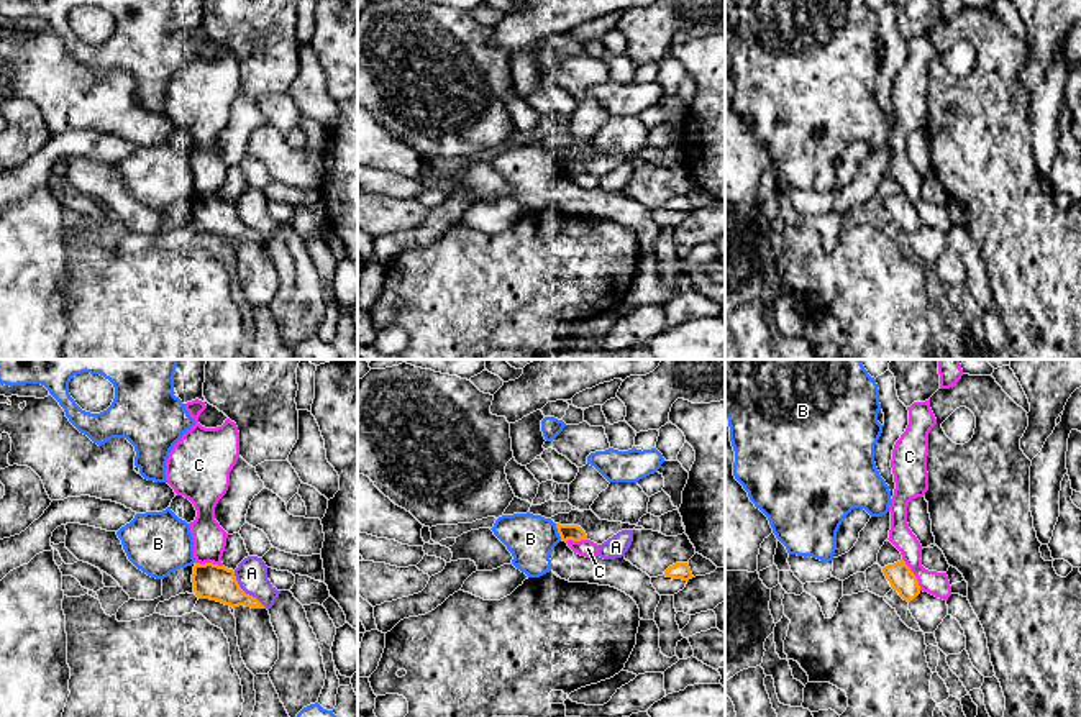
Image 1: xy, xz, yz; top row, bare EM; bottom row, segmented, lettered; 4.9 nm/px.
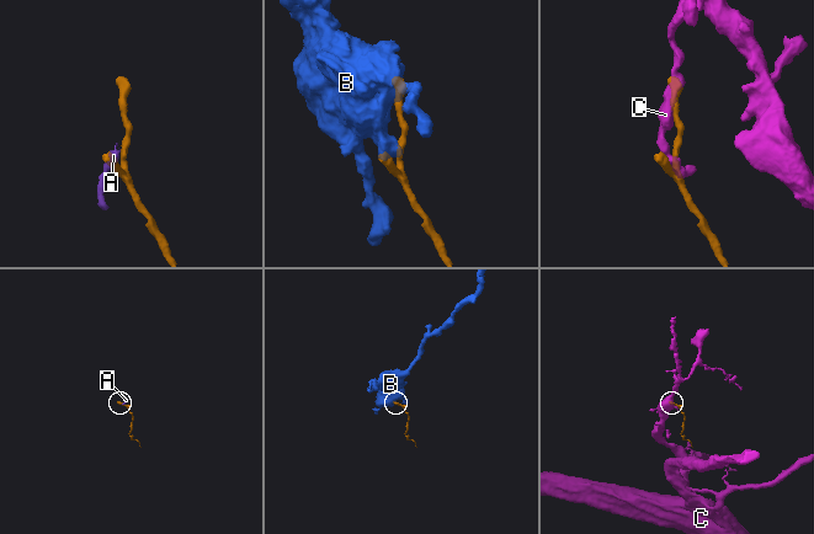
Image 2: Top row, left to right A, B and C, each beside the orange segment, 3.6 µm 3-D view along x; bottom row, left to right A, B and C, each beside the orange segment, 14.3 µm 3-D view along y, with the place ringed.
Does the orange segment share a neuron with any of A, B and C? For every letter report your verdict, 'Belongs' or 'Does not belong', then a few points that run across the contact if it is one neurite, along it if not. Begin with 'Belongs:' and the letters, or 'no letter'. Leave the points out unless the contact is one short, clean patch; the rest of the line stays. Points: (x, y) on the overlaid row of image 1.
Belongs: no letter
A: Does not belong. Line: xy (233, 571), (238, 584), (266, 607)
B: Does not belong
C: Does not belong. Line: yz (903, 558), (921, 589)

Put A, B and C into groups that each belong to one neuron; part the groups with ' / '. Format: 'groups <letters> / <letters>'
groups A / B / C

